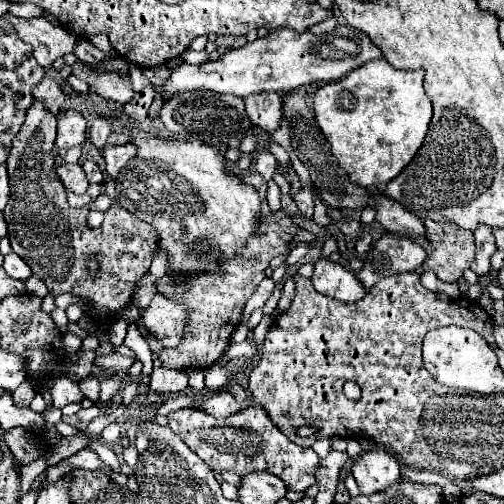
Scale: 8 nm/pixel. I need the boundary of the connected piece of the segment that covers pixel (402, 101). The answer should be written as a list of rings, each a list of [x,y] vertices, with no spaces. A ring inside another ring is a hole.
[[[373,60],[369,64],[363,64],[361,68],[355,68],[349,76],[321,86],[315,92],[313,104],[317,122],[331,144],[333,156],[349,174],[349,180],[365,188],[383,188],[413,160],[415,152],[423,144],[433,114],[431,100],[423,90],[423,70],[397,70],[387,60]]]

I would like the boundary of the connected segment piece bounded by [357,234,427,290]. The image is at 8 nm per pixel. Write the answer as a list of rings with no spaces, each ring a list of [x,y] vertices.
[[[385,234],[373,244],[371,254],[363,264],[363,270],[357,272],[357,278],[369,290],[381,278],[417,270],[425,258],[425,248],[419,246],[415,240]]]

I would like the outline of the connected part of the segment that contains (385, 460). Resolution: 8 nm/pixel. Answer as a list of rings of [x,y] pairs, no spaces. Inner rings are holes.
[[[385,448],[365,450],[351,468],[361,494],[375,494],[399,480],[399,460]]]

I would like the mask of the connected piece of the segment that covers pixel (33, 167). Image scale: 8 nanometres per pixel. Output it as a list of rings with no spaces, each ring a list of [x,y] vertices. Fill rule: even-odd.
[[[41,102],[31,104],[25,122],[13,138],[11,152],[7,156],[7,170],[11,182],[11,200],[3,214],[9,226],[9,242],[17,256],[21,256],[35,276],[39,276],[49,288],[51,296],[71,294],[91,306],[91,318],[107,326],[115,314],[129,306],[133,294],[149,272],[153,252],[157,250],[157,232],[147,222],[129,214],[121,206],[111,206],[99,228],[87,226],[89,208],[71,208],[67,204],[65,186],[55,174],[53,144],[57,134],[57,118],[49,114]],[[97,256],[97,278],[89,274],[87,258]]]

